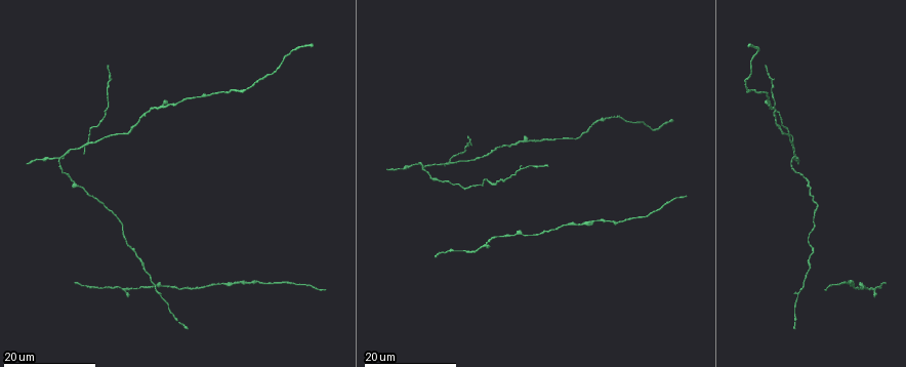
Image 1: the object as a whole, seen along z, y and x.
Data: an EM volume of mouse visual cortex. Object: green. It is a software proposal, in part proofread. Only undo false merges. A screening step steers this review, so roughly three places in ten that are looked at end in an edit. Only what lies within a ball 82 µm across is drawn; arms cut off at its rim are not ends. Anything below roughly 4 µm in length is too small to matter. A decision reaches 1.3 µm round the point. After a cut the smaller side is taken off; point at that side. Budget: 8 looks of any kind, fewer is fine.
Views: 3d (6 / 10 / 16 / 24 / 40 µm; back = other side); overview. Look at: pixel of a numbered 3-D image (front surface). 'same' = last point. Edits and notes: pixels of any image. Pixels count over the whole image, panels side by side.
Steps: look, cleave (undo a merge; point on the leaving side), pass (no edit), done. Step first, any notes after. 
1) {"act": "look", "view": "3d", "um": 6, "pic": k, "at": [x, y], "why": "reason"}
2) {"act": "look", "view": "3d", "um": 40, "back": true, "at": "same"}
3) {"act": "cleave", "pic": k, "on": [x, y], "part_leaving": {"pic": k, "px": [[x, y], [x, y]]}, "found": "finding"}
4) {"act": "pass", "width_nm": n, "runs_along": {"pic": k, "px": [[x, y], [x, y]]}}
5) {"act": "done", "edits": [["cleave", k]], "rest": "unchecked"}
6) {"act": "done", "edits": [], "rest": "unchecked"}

{"act": "look", "view": "3d", "um": 16, "pic": 1, "at": [794, 158], "why": "a fork"}

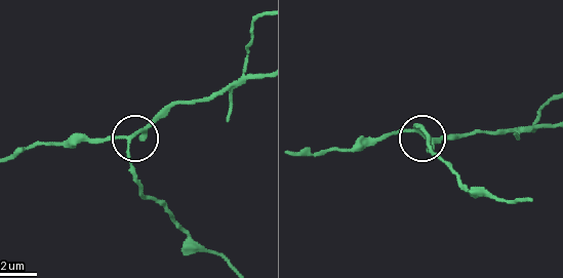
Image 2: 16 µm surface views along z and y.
{"act": "look", "view": "3d", "um": 6, "pic": 2, "at": [132, 134], "why": "closer look"}

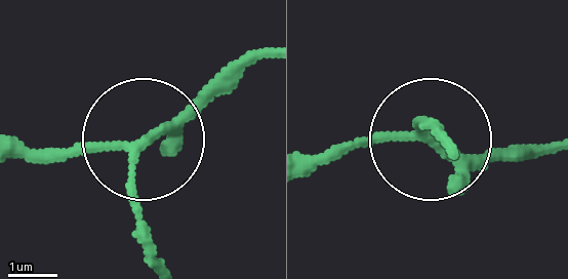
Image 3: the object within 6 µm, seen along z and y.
{"act": "pass", "side_arm_um": 8, "arms": 3, "found": "continuous, no second neuron"}

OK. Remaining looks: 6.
{"act": "look", "view": "3d", "um": 16, "pic": 1, "at": [88, 142], "why": "three arms meet"}

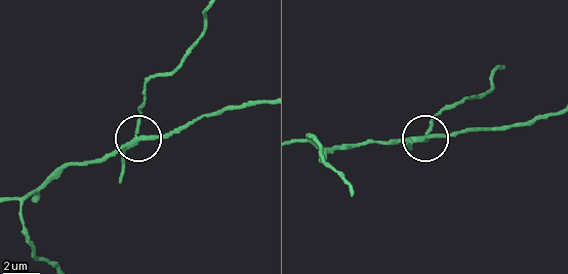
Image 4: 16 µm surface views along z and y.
{"act": "look", "view": "3d", "um": 10, "pic": 4, "at": [426, 138]}

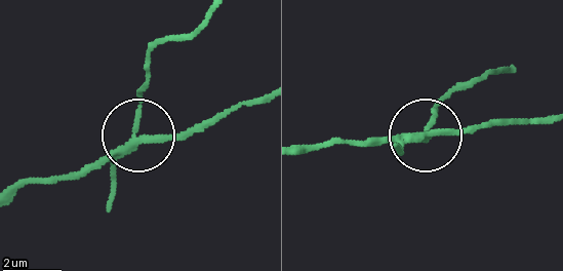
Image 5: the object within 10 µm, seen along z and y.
{"act": "look", "view": "3d", "um": 6, "pic": 5, "at": [428, 136]}

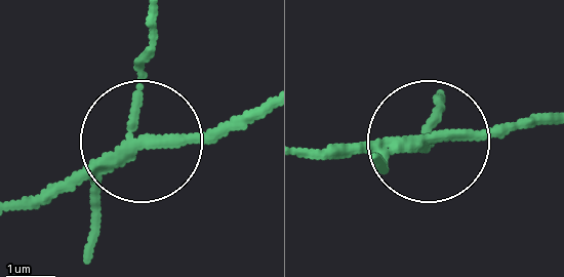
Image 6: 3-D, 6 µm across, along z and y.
{"act": "cleave", "pic": 6, "on": [97, 233], "width_nm": 210, "part_leaving": {"pic": 6, "px": [[123, 152], [156, 22]]}, "found": "two neurons meet here"}

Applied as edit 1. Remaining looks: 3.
{"act": "look", "view": "3d", "um": 24, "pic": 1, "at": [144, 268]}

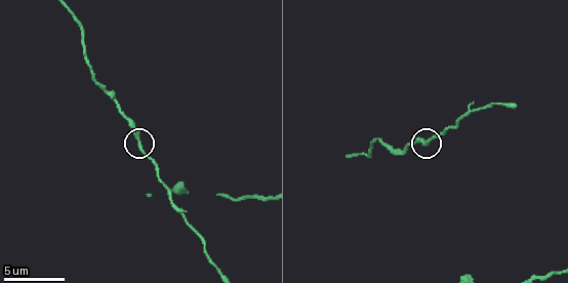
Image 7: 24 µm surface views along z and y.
{"act": "look", "view": "3d", "um": 10, "pic": 7, "at": [140, 146]}

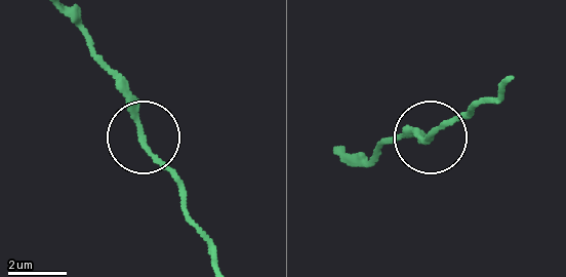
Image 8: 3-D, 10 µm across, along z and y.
{"act": "pass", "side_arm_um": 19, "runs_along": {"pic": 8, "px": [[70, 16], [126, 97], [147, 149], [186, 191]]}, "found": "all the same neuron"}

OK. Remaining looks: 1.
{"act": "look", "view": "3d", "um": 16, "pic": 7, "at": [177, 189]}

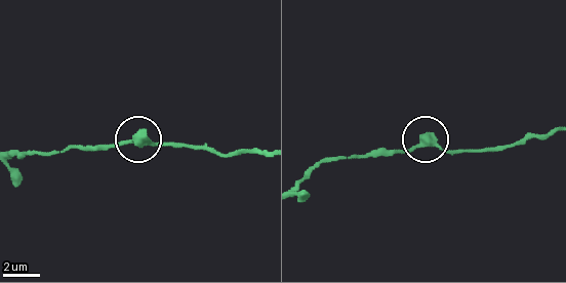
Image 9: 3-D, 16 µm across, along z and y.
{"act": "pass", "side_arm_um": 21, "found": "all the same neuron"}

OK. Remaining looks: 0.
{"act": "done", "edits": [["cleave", 6]], "rest": "unchecked"}

